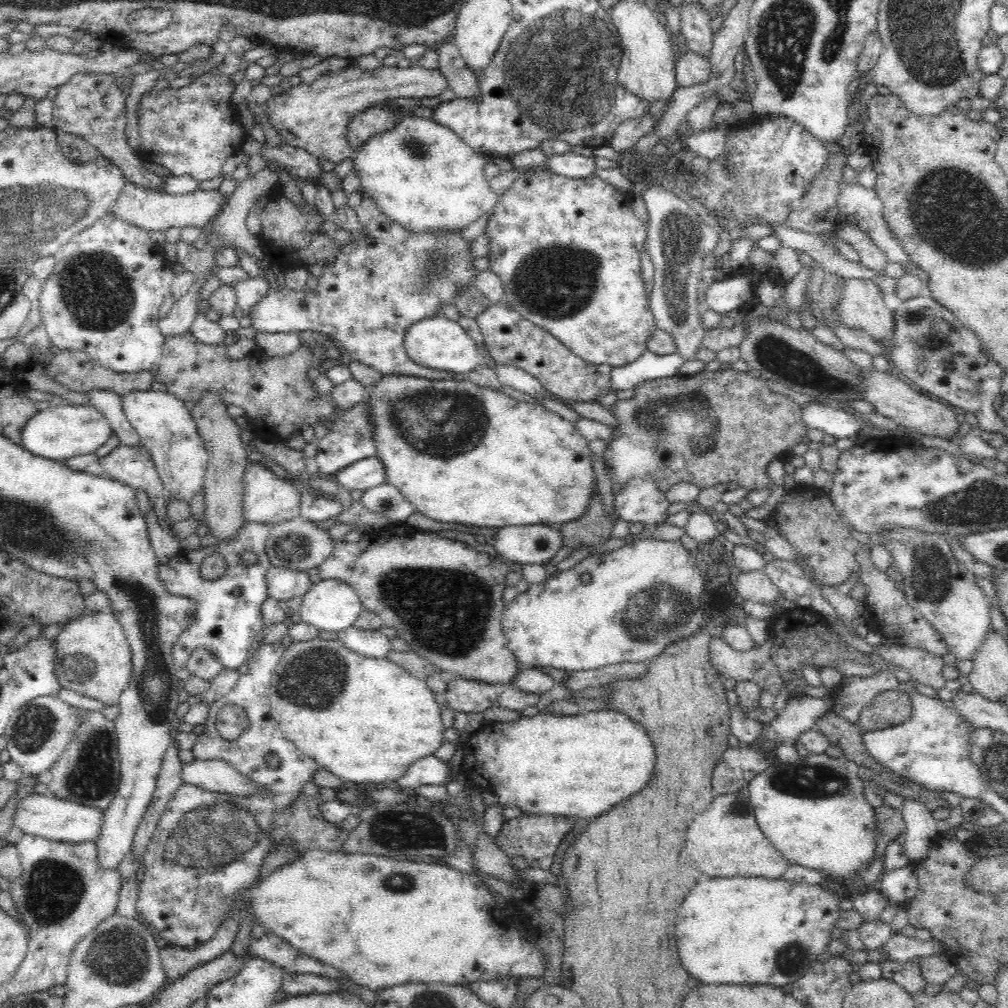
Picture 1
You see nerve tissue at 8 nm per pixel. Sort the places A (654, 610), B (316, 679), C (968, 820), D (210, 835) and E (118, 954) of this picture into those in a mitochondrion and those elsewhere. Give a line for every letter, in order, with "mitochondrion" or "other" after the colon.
A: mitochondrion
B: mitochondrion
C: other
D: mitochondrion
E: mitochondrion

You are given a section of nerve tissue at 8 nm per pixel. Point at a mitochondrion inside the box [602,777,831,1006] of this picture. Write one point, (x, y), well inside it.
(792, 957)

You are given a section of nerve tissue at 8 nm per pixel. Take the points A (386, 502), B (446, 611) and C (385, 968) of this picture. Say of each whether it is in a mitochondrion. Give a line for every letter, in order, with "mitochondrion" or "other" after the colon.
A: mitochondrion
B: mitochondrion
C: other

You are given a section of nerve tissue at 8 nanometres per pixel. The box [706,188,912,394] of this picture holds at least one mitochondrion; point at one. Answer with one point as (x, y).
(798, 367)

